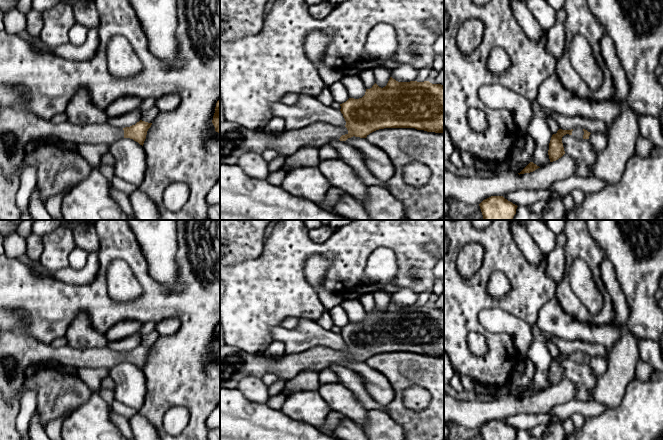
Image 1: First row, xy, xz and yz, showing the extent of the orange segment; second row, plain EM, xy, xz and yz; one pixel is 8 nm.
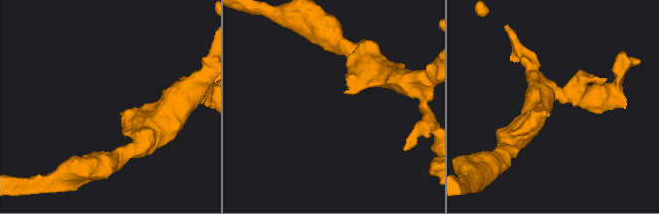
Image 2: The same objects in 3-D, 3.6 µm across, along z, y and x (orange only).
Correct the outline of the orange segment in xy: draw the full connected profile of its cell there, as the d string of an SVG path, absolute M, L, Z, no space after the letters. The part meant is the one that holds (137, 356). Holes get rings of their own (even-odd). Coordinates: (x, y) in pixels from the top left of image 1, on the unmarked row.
M0 332L0 392L5 399L13 399L24 383L27 370L31 367L54 365L60 368L71 366L79 372L83 367L111 369L120 362L130 362L143 370L151 349L152 347L142 344L123 353L111 350L107 346L103 348L74 348L66 345L54 348L51 344L43 343L24 332Z

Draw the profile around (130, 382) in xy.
M120 362L110 369L115 383L116 400L139 411L147 394L144 371L130 362Z

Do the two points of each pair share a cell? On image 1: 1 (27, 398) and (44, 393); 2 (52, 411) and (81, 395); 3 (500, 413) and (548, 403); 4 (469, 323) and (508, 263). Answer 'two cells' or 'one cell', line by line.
1: two cells
2: one cell
3: one cell
4: one cell

